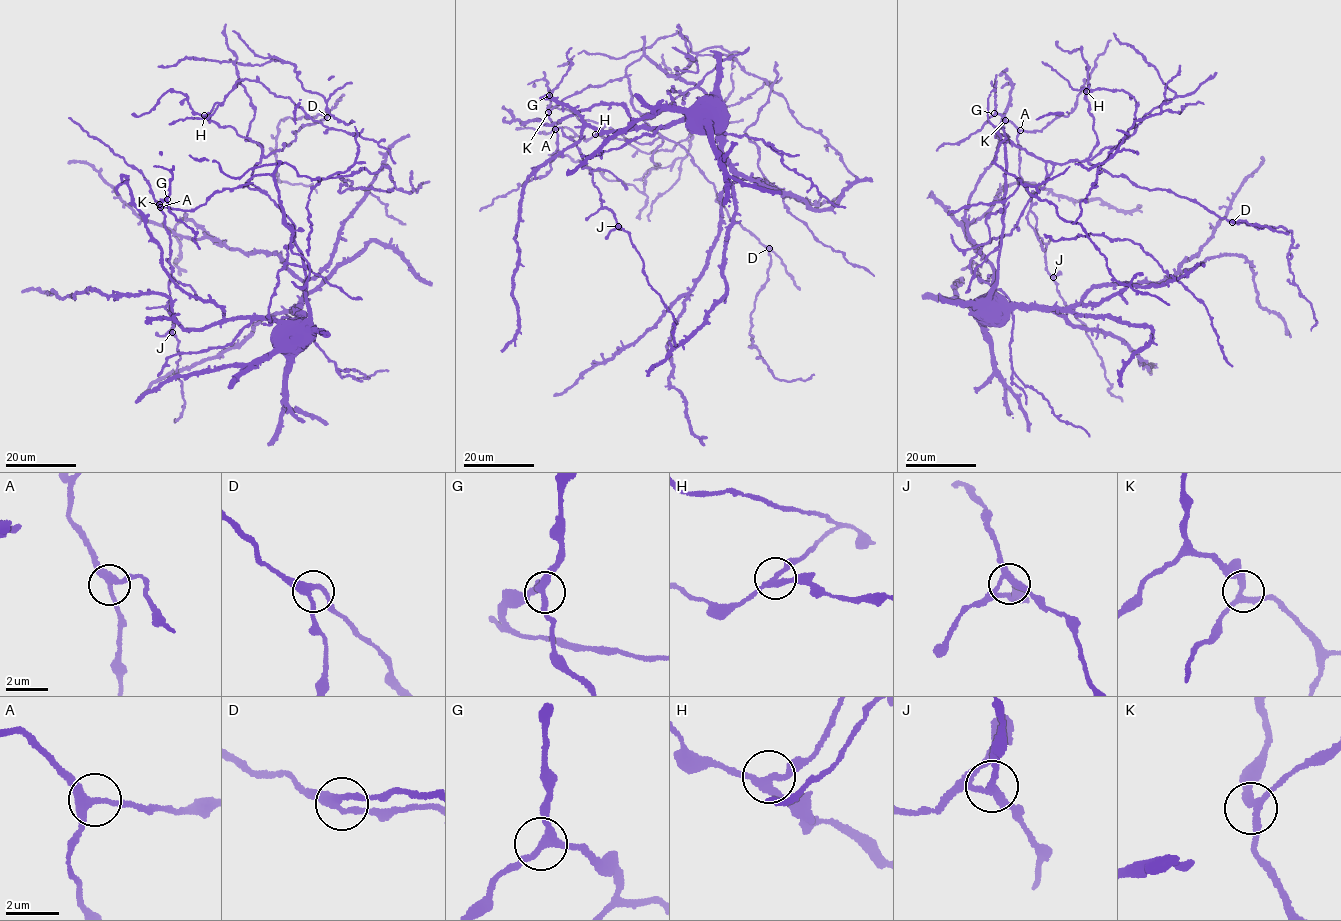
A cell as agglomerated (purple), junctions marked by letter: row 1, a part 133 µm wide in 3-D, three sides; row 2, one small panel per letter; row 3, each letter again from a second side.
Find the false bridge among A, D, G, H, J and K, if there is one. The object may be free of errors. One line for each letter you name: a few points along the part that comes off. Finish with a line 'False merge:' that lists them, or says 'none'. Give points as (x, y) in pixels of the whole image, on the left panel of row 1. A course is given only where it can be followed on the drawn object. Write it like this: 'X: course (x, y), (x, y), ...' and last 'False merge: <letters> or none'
H: course (204, 115), (240, 79), (260, 81), (314, 121), (376, 141), (395, 163)
False merge: H

